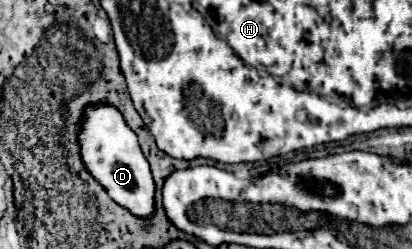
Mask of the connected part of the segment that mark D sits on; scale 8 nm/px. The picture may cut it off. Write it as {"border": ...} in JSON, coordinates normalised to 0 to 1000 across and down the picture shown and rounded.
{"border":[[[214,418],[204,426],[194,474],[194,643],[204,683],[257,763],[257,779],[325,851],[325,867],[359,867],[374,843],[374,723],[364,699],[364,659],[350,635],[330,538],[306,498],[291,442],[272,418]]]}

